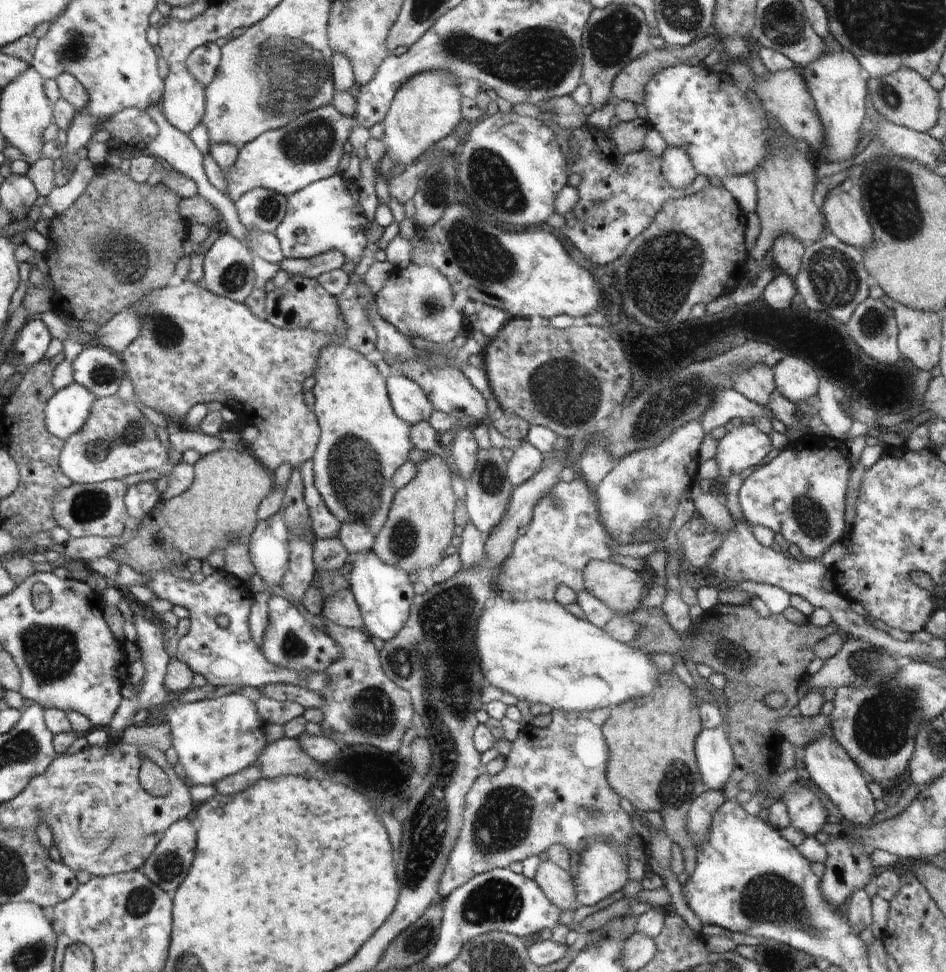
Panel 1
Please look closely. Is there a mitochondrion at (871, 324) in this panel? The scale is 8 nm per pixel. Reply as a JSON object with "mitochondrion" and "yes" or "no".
{"mitochondrion":"yes"}

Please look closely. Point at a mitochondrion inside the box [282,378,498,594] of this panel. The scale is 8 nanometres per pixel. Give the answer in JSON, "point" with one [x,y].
{"point":[354,465]}

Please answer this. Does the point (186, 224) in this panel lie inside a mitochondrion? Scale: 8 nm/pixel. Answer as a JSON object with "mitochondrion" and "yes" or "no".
{"mitochondrion":"no"}

